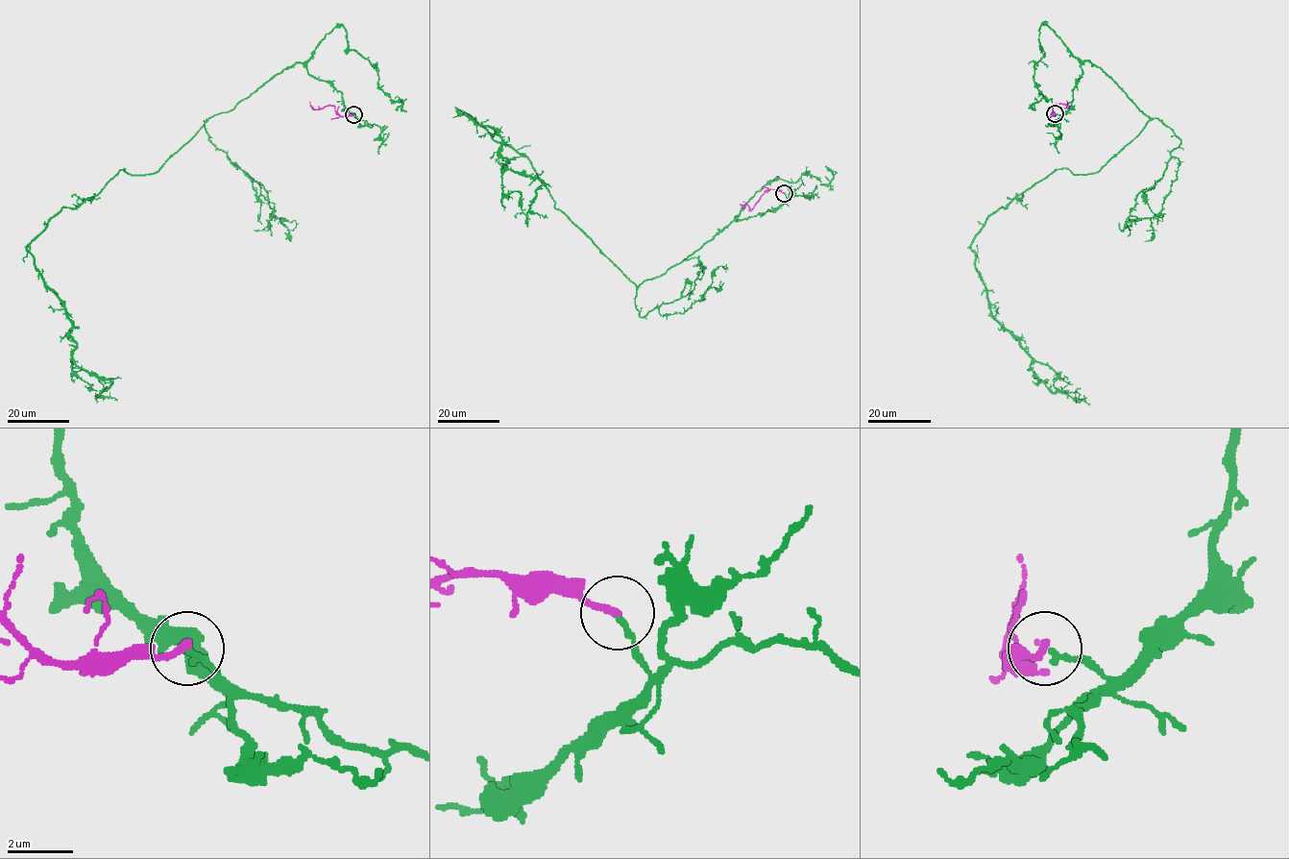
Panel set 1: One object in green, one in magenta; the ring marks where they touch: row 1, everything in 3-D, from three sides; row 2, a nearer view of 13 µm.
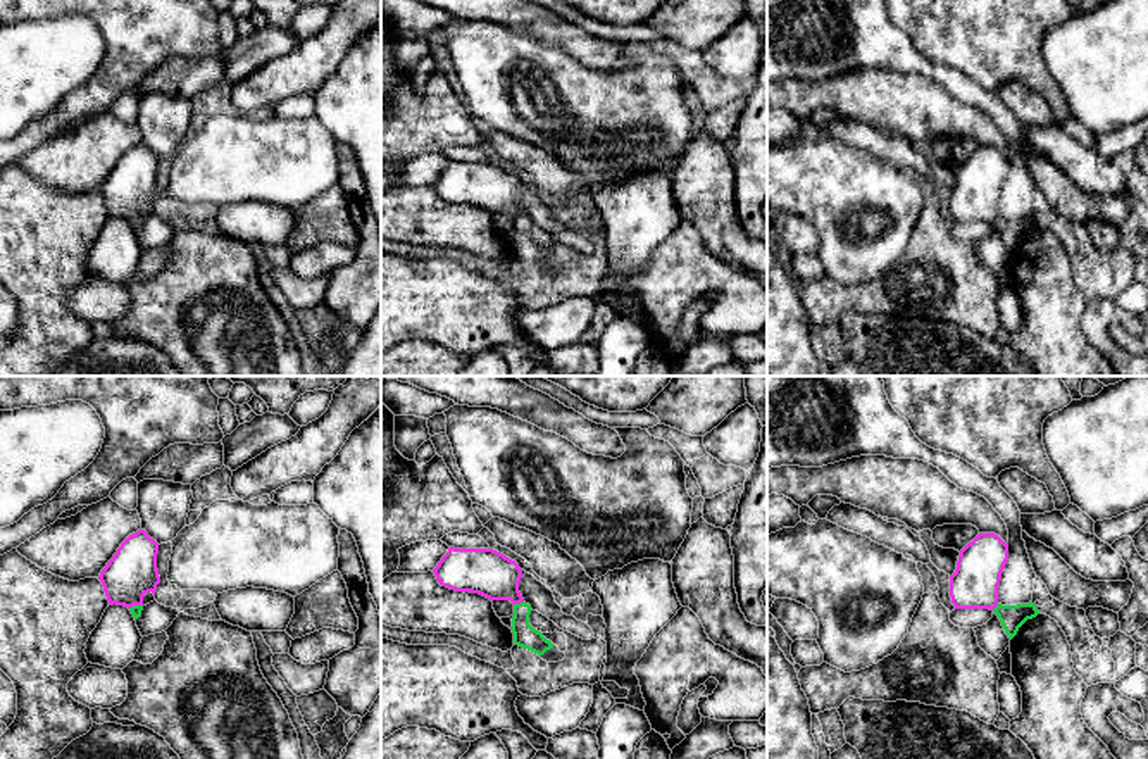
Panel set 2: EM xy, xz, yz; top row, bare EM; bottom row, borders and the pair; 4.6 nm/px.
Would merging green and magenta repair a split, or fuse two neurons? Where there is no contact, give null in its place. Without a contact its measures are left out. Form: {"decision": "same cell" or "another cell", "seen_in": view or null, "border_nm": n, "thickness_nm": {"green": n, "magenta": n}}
{"decision": "another cell", "seen_in": "xz", "border_nm": 50, "thickness_nm": {"green": 110, "magenta": 220}}

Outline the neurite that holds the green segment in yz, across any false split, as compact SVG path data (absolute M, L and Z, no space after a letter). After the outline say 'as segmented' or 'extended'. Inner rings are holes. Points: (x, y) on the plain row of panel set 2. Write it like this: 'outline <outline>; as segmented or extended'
outline M1033 216L1029 217L1017 217L1017 219L1001 219L998 217L993 226L998 229L1001 235L1001 240L1008 252L1012 254L1019 242L1027 235L1033 233L1039 228L1036 219Z; as segmented

